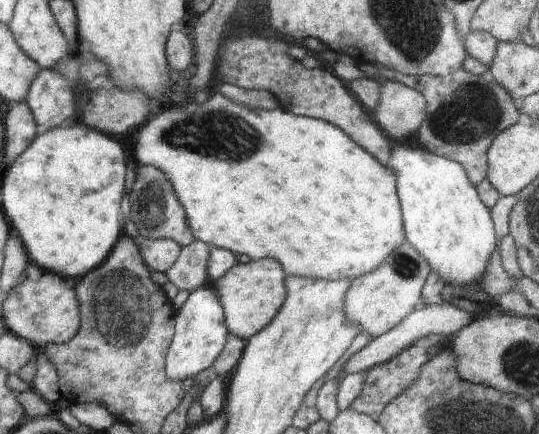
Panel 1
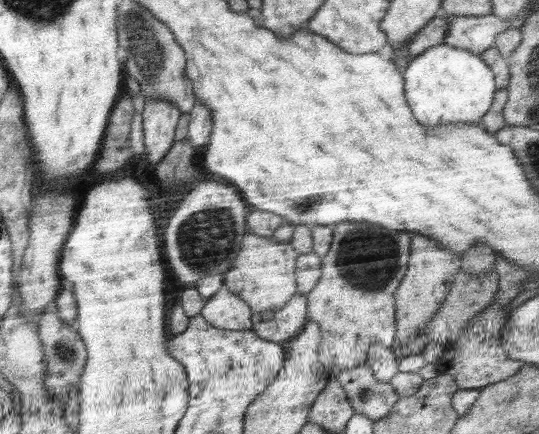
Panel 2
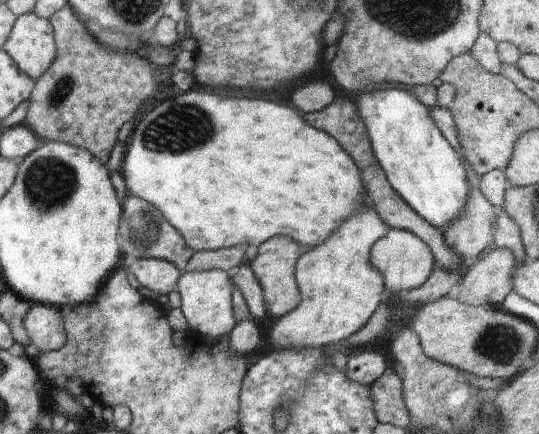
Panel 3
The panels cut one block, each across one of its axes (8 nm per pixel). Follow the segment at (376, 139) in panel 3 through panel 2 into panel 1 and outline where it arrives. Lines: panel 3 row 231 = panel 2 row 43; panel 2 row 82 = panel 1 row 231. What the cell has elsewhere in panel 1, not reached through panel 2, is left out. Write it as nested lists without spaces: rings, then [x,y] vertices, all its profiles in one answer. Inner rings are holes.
[[[397,143],[392,146],[387,164],[396,177],[408,242],[428,260],[428,266],[440,274],[444,283],[468,292],[480,292],[484,270],[498,245],[491,210],[471,184],[462,164],[426,148]]]

